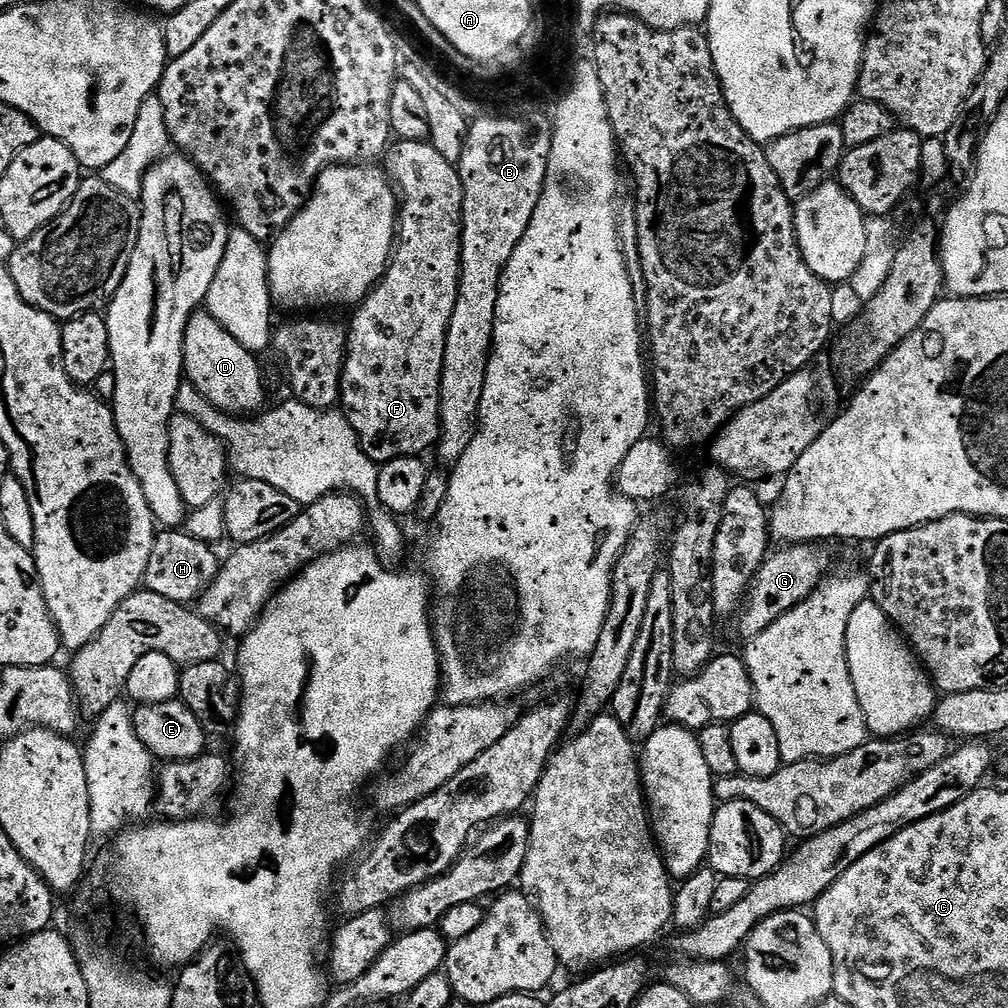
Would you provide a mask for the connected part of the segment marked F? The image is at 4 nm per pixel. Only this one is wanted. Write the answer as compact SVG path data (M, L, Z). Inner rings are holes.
M397 139L395 143L387 149L386 152L386 171L395 187L398 189L398 231L396 234L396 243L392 253L392 259L388 261L388 269L384 271L384 276L377 282L375 288L368 293L365 300L360 301L356 312L352 316L352 324L347 325L348 329L348 349L346 350L346 358L344 359L344 369L342 370L342 378L340 379L340 404L344 417L350 422L350 426L354 430L354 434L360 439L362 450L366 454L366 458L372 460L373 465L383 466L389 464L391 460L402 460L405 458L420 458L425 454L424 451L428 447L435 445L440 439L440 383L442 382L442 362L444 361L444 351L446 350L446 334L450 326L450 318L454 314L454 302L458 302L458 286L460 285L460 247L462 246L462 202L464 201L464 187L462 186L462 178L460 177L459 167L450 162L446 162L446 158L442 158L442 154L438 154L438 150L434 150L434 146L427 139L425 140L401 140Z

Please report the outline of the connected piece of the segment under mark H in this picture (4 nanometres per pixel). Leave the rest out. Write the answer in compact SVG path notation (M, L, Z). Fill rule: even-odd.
M160 530L156 533L154 550L150 550L150 562L146 562L146 574L144 575L143 587L154 594L162 594L162 598L170 598L170 602L191 605L199 601L208 583L215 578L220 571L221 561L216 560L213 545L203 544L201 540L196 540L189 536L184 530Z

